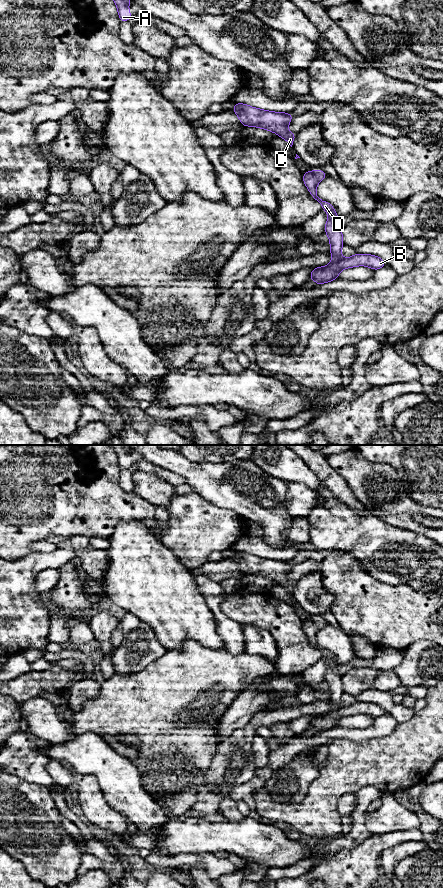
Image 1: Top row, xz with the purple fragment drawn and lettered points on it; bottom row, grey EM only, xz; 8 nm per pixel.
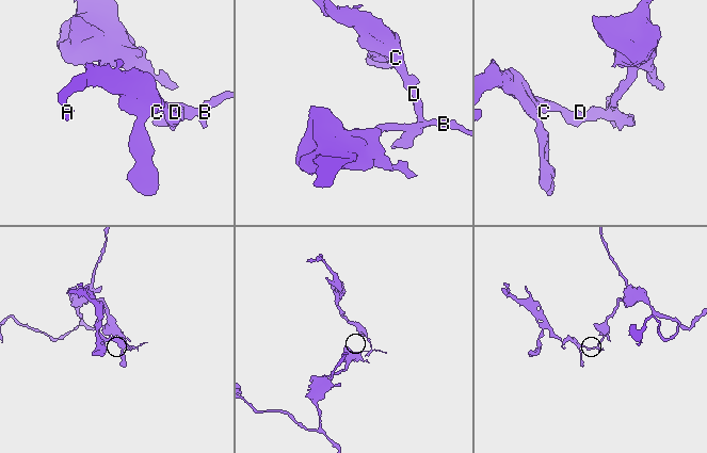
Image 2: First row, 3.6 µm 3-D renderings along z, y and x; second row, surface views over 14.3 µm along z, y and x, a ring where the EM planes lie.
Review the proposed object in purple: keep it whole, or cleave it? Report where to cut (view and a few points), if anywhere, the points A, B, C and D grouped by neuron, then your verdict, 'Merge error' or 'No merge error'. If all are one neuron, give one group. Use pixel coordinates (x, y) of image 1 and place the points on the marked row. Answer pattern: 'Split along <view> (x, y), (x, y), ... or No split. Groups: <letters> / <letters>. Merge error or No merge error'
Split along xz (341, 258), (338, 262), (340, 269). Groups: A C D / B. Merge error

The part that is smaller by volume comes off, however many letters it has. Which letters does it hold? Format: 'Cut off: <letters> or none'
Cut off: A, C, D

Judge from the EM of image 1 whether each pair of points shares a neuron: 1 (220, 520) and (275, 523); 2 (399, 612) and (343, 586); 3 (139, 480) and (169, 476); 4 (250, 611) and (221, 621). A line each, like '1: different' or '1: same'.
1: different
2: same
3: different
4: different

